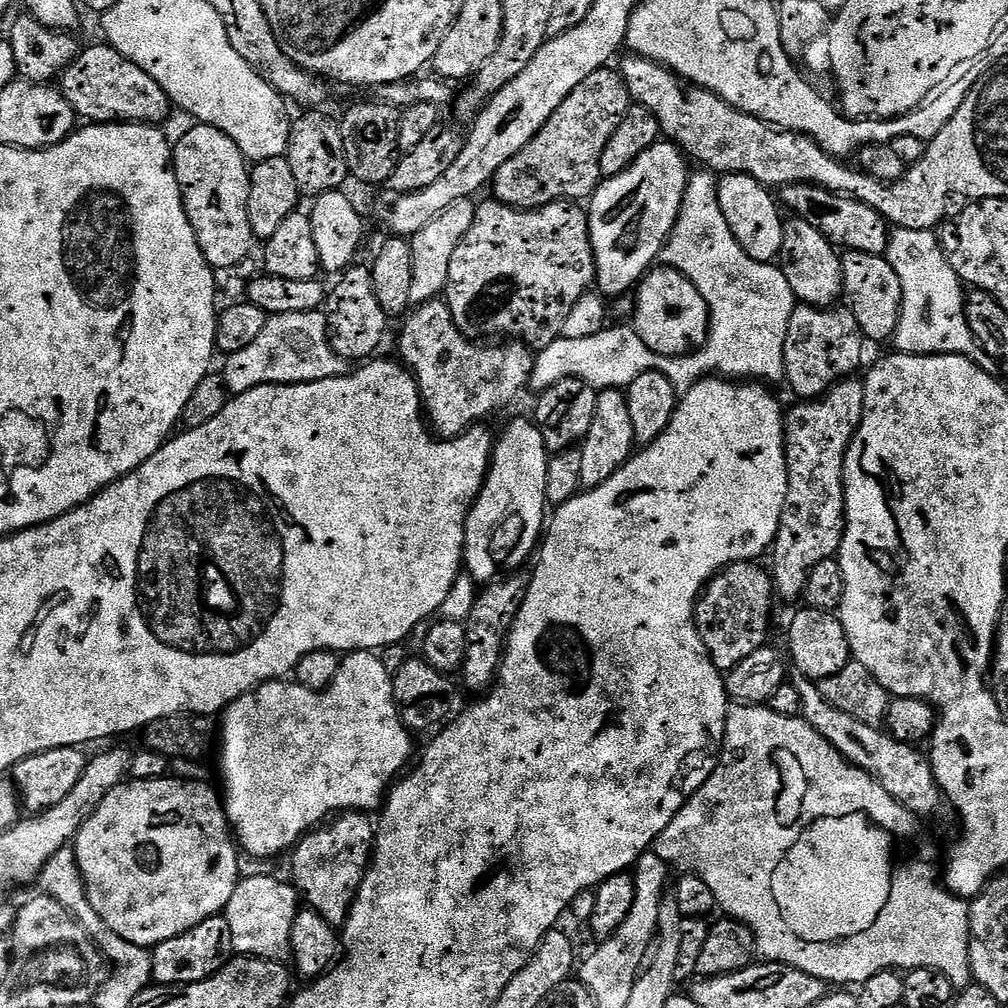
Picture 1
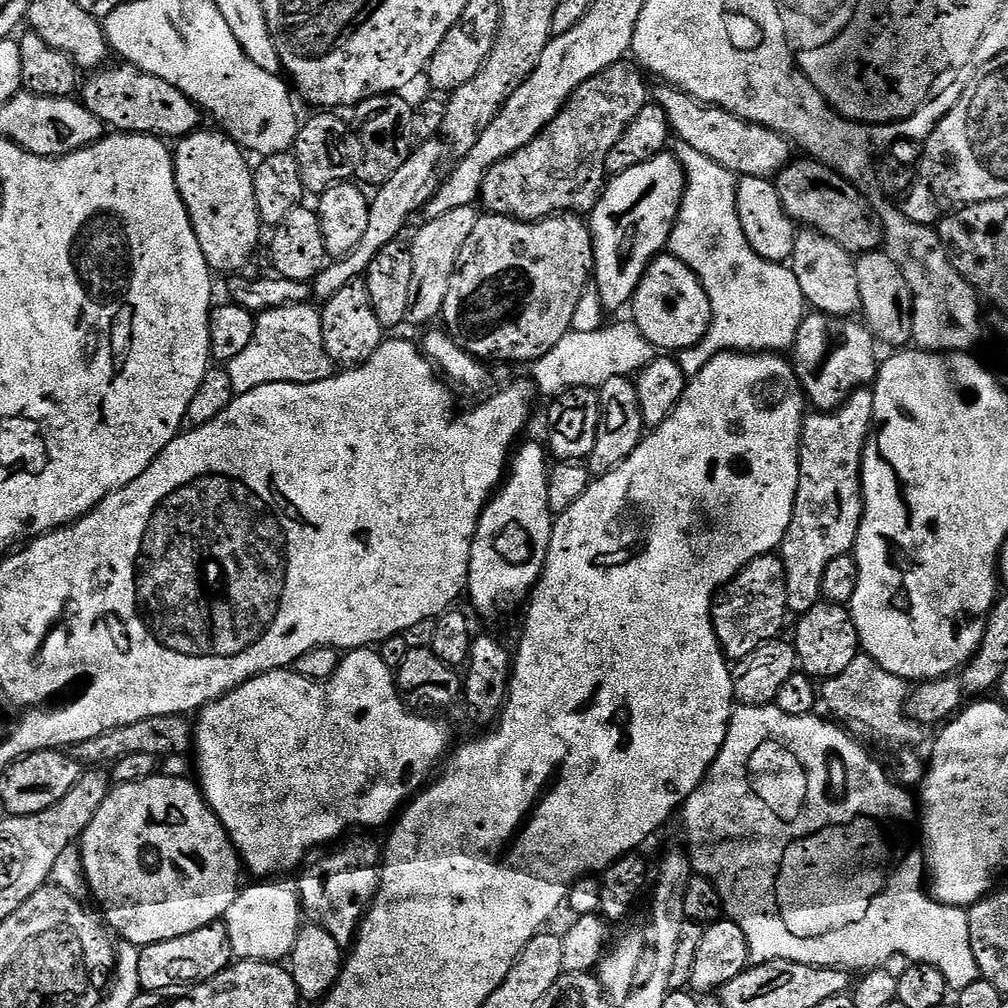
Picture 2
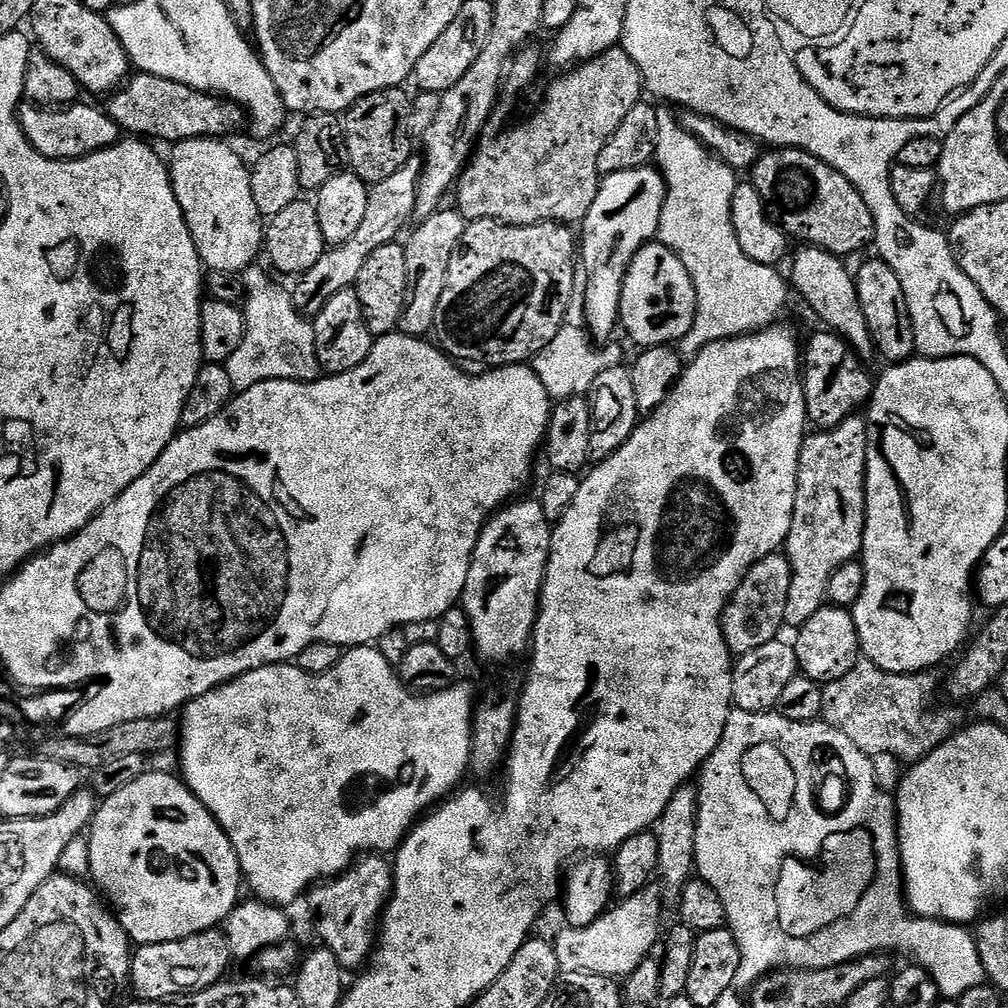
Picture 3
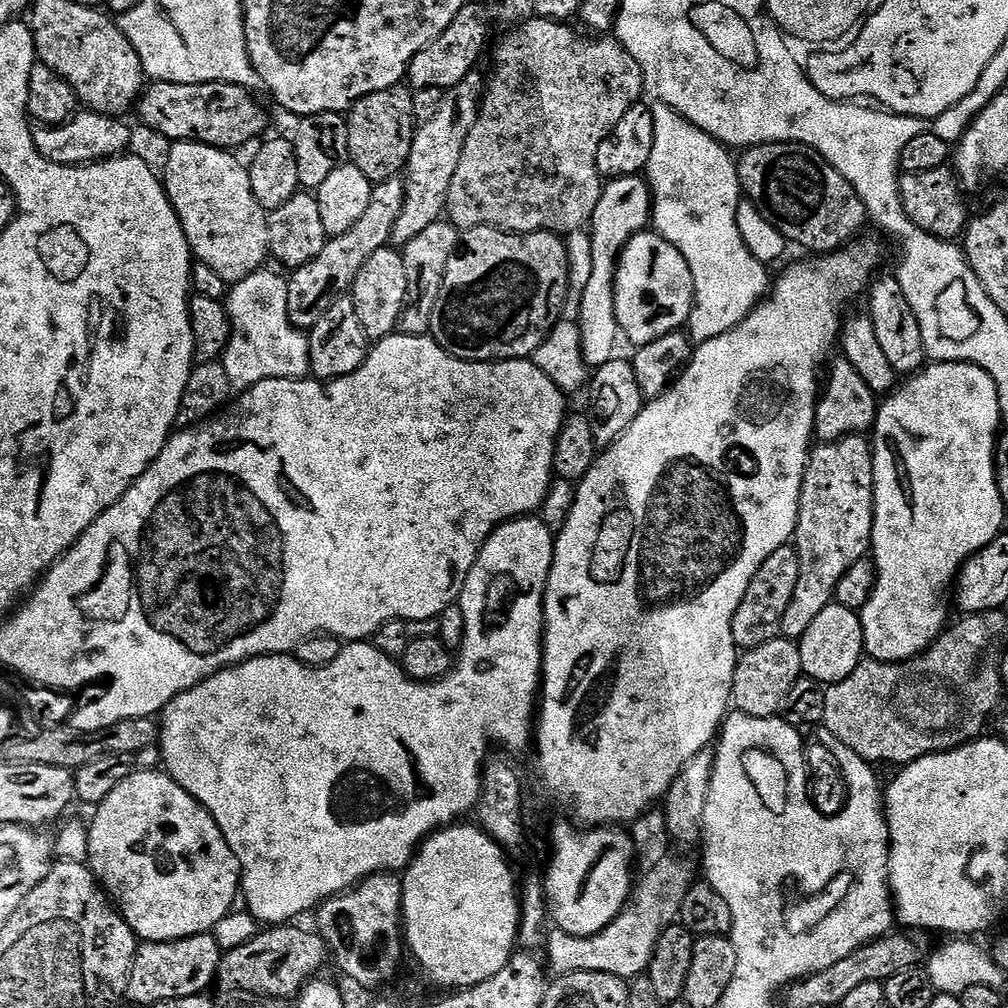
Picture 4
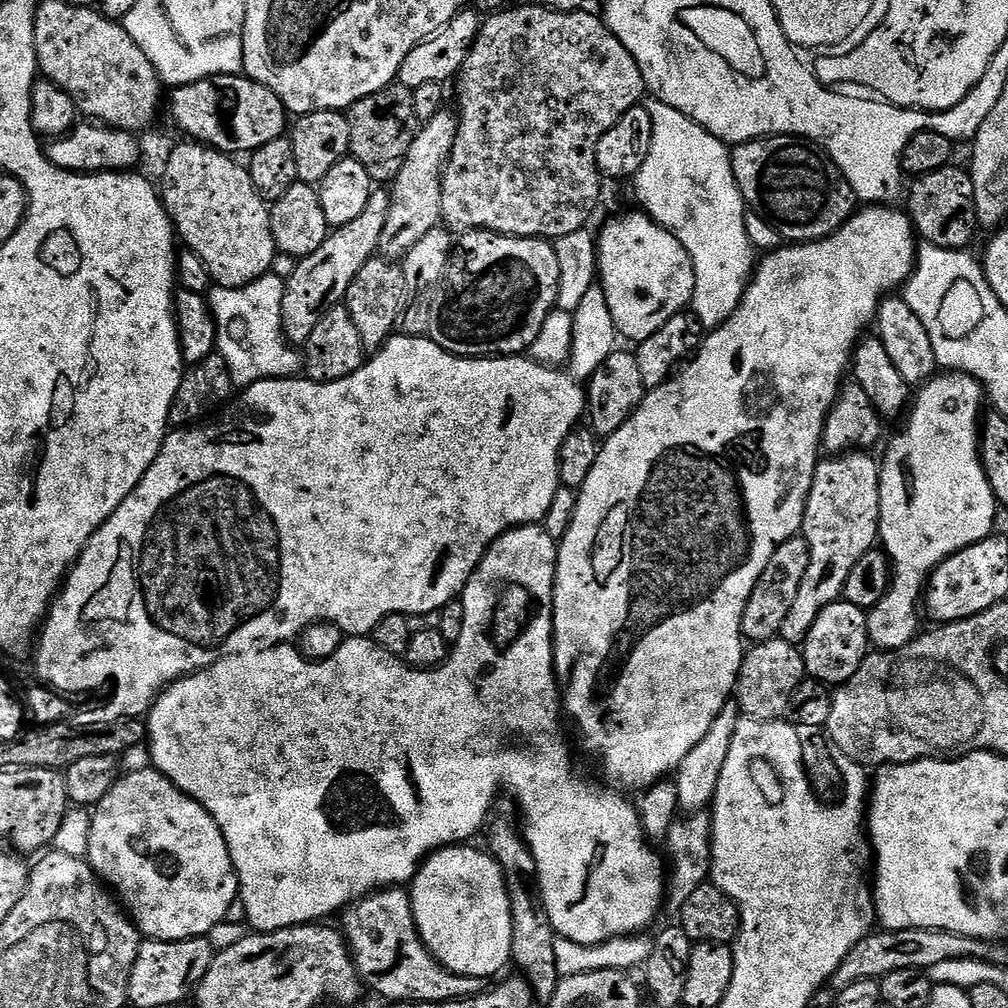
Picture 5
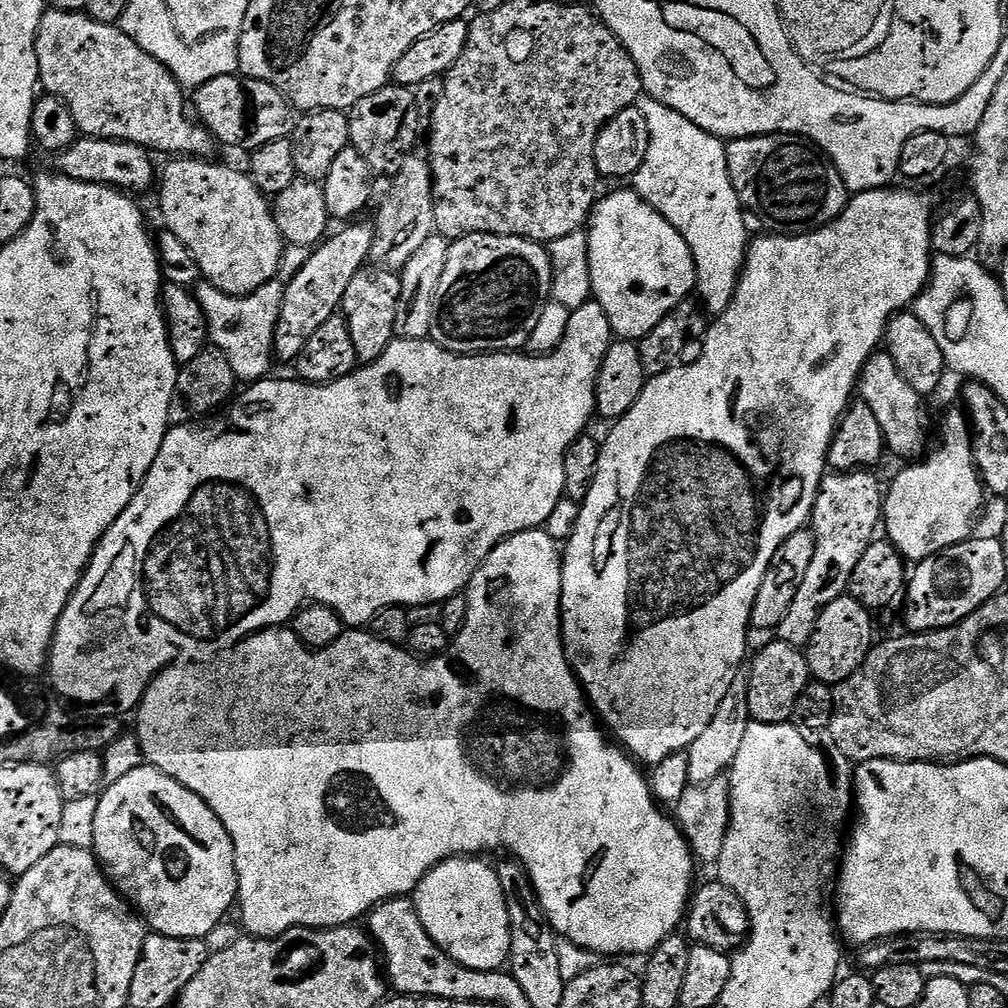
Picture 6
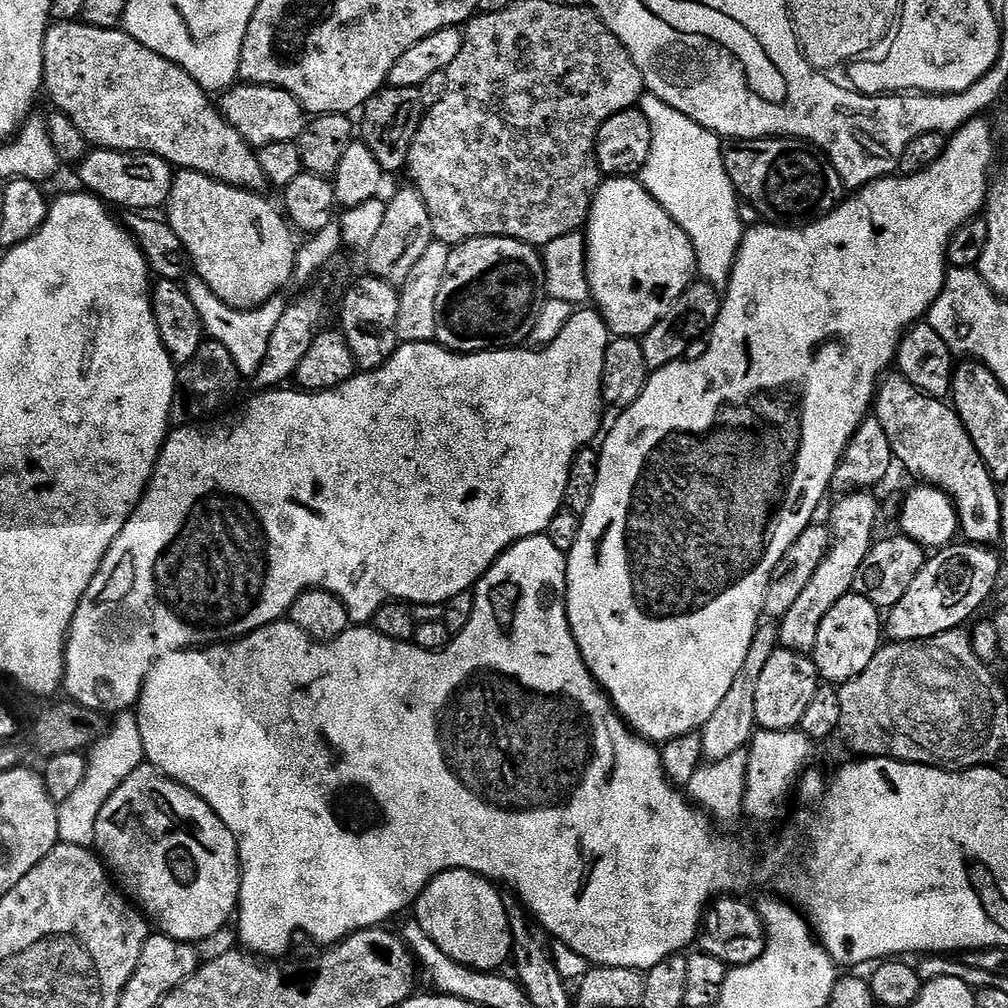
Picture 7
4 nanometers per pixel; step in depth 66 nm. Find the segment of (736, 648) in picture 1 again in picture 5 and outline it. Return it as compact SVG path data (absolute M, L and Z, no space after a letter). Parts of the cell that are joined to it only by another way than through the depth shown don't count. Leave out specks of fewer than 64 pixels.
M803 535L791 536L778 546L778 550L774 550L774 558L766 562L766 570L762 570L762 578L758 578L758 586L754 586L754 594L750 594L750 602L746 602L746 610L742 614L745 641L777 639L782 621L798 594L798 586L802 586L802 578L806 578L806 566L810 566L810 546Z

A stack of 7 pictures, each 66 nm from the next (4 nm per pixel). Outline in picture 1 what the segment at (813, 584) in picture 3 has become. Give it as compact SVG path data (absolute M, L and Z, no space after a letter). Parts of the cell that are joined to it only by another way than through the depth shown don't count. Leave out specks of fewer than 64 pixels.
M849 378L835 384L819 400L797 403L797 408L789 407L784 417L784 449L788 459L788 493L786 506L778 526L776 543L770 549L772 564L770 575L777 597L799 601L810 578L810 570L818 562L833 559L839 553L844 537L844 456L850 442L862 422L864 413L864 382L860 378Z

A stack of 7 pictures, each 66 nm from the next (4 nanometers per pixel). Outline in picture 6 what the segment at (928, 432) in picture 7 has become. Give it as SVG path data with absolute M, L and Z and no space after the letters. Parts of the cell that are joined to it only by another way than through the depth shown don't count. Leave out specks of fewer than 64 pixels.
M878 350L870 357L864 367L863 375L860 376L858 396L863 404L870 406L874 418L878 418L878 426L882 426L884 443L891 455L892 452L896 456L912 456L908 458L920 458L925 455L924 443L928 440L928 412L924 409L925 397L920 396L918 390L914 390L914 386L910 386L910 382L906 382L906 378L902 378L902 374L898 374L898 370L894 366L894 358L890 358L888 351Z

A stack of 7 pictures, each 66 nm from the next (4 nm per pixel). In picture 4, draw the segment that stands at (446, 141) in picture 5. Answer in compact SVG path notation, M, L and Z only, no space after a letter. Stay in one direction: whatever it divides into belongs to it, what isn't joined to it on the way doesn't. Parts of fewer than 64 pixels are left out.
M479 75L468 76L461 84L447 89L436 108L436 113L428 121L421 123L414 134L414 142L410 146L410 158L404 167L404 201L402 214L398 214L398 222L394 222L391 243L396 246L408 244L422 230L441 223L448 207L450 182L454 182L454 170L458 170L458 158L462 158L462 146L470 130L474 130L474 122L480 116L480 101L486 87Z

